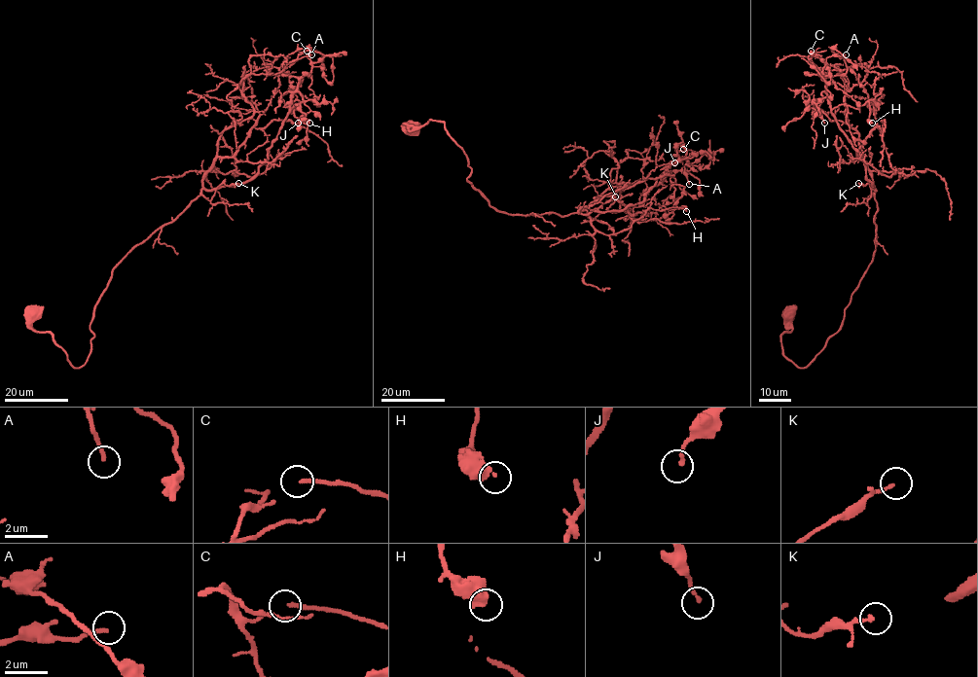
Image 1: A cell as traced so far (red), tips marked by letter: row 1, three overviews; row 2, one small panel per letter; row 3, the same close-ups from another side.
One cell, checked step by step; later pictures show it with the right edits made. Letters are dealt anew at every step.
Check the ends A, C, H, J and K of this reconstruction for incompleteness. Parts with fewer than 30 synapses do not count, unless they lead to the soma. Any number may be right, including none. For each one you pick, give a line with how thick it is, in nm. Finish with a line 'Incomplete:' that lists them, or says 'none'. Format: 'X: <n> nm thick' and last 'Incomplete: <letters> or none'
Incomplete: none

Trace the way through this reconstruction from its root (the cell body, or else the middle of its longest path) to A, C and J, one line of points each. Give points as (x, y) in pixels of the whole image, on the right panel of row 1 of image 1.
A: (790, 314), (782, 352), (805, 368), (841, 326), (876, 249), (876, 189), (818, 76), (827, 57), (846, 54)
C: (790, 314), (782, 352), (805, 368), (841, 326), (876, 241), (876, 189), (811, 51)
J: (790, 314), (782, 352), (805, 368), (841, 326), (876, 249), (876, 189), (823, 91), (824, 123)

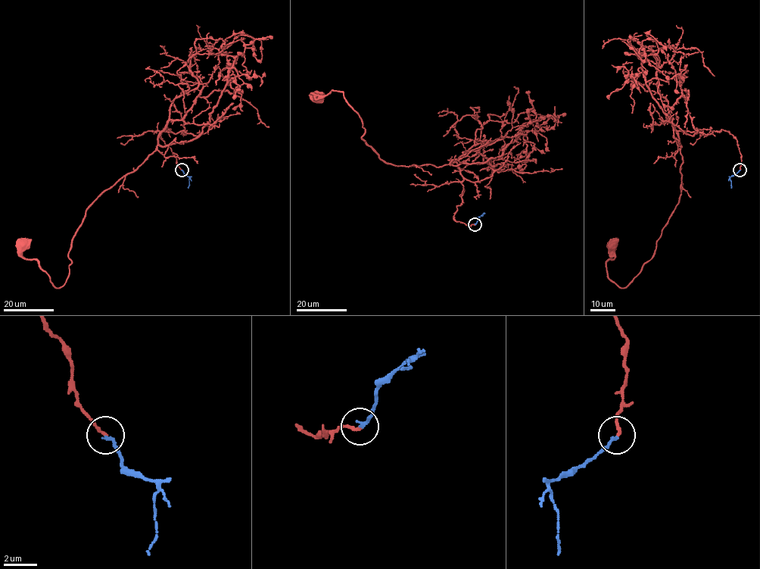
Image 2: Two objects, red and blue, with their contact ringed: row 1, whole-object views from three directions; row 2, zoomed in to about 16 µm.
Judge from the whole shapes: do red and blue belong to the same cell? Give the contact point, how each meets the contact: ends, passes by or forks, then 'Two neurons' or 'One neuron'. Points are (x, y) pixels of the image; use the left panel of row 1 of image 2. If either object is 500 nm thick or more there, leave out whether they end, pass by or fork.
Place: (182, 170). At the ring red ends. At the ring blue ends. One neuron

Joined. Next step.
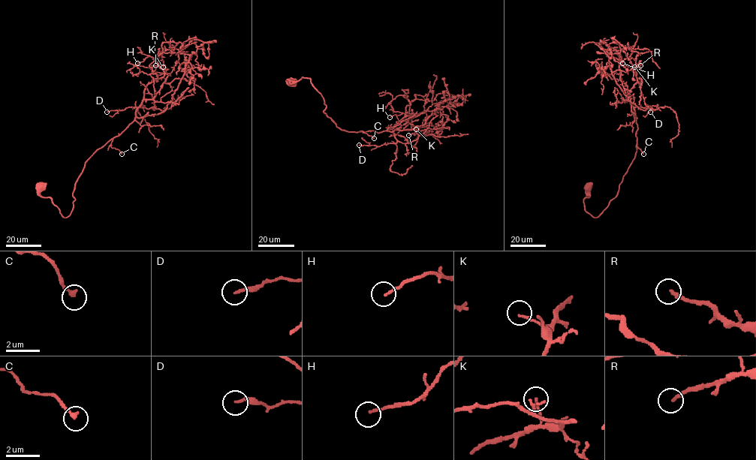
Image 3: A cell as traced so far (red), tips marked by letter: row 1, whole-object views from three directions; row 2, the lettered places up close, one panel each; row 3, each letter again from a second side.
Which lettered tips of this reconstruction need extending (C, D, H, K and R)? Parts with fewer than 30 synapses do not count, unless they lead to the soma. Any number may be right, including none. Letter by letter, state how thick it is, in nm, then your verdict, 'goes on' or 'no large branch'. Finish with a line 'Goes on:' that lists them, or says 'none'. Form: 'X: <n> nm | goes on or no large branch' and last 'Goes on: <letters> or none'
C: 220 nm | no large branch
D: 140 nm | no large branch
H: 130 nm | no large branch
K: 120 nm | no large branch
R: 200 nm | goes on
Goes on: R

